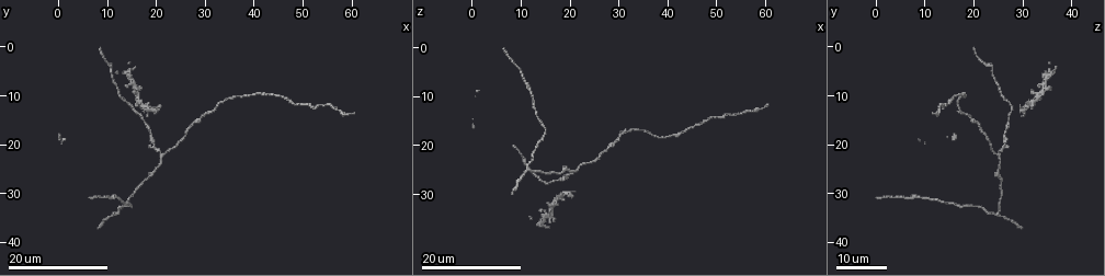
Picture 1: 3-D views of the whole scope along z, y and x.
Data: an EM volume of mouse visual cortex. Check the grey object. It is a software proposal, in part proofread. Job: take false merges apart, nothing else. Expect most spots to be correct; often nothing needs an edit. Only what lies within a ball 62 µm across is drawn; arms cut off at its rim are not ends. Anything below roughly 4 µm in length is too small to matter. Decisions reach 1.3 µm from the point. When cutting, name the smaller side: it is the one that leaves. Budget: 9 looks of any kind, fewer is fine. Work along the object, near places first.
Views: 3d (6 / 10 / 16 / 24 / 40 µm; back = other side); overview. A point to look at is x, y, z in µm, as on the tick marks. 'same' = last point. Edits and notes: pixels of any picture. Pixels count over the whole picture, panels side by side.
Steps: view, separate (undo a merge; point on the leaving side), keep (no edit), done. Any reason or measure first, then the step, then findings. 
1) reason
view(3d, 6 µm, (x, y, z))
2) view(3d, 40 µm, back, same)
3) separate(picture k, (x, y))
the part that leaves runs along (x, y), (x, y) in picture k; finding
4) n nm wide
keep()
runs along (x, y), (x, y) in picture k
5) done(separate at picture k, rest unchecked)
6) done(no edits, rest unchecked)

sudden change in width
view(3d, 24 µm, (18.0, 26.5, 25.5))

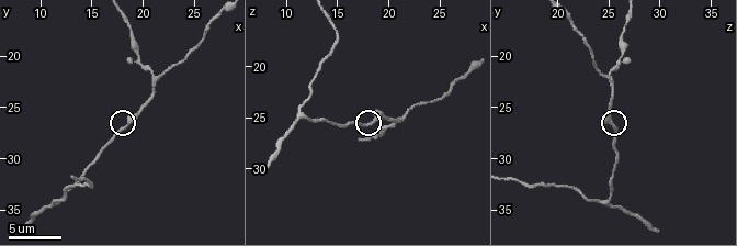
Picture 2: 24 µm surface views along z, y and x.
closer look
view(3d, 6 µm, (18.4, 26.6, 25.4))

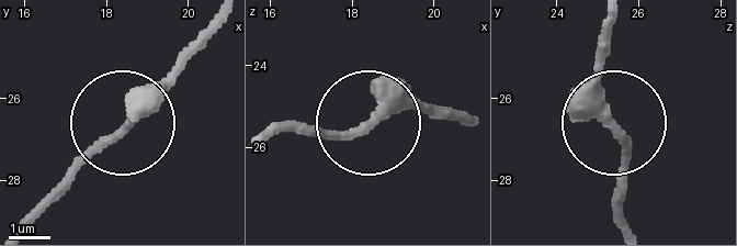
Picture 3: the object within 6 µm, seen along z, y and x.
keep()
runs along (181, 58), (48, 199) in picture 3; all the same neuron

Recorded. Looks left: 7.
sudden change in width
view(3d, 16 µm, (18.0, 14.0, 30.5))

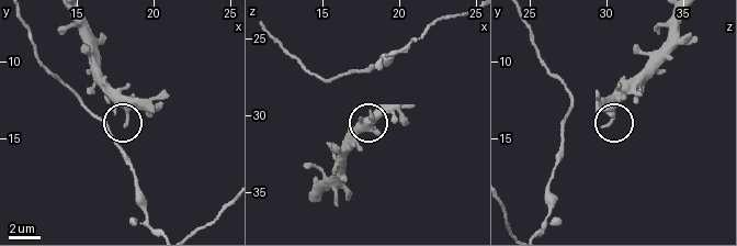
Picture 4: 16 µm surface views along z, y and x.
view(3d, 6 µm, (18.2, 14.0, 30.2))

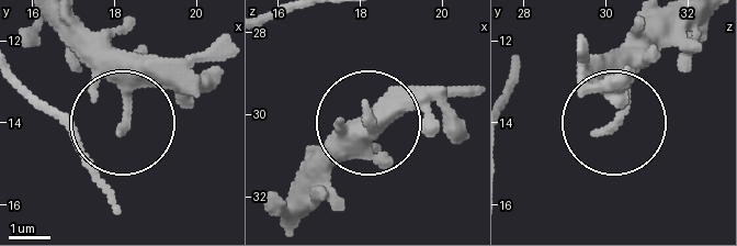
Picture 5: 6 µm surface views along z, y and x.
keep()
continuous, no second neuron

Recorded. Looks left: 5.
arms part here
view(3d, 10 µm, (21.0, 22.0, 25.0))

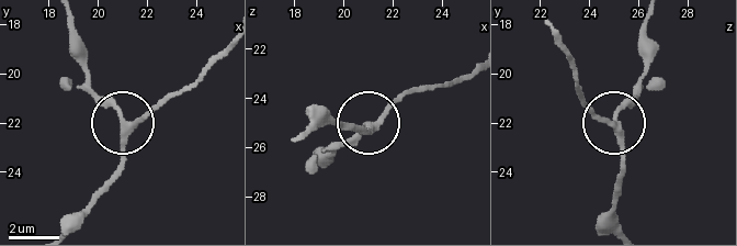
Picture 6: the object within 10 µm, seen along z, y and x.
view(3d, 6 µm, (21.2, 22.0, 25.0))

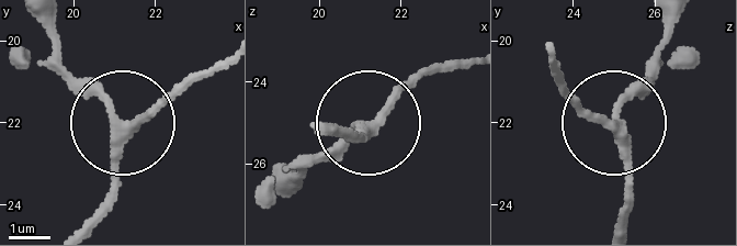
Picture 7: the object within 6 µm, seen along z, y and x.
3 arms
keep()
runs along (88, 223), (109, 181), (112, 118), (56, 48) in picture 7; all the same neuron

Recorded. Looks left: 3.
side arm on a straight run
view(3d, 6 µm, (11.2, 34.4, 24.4))

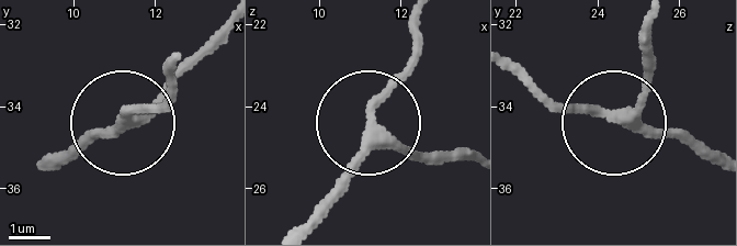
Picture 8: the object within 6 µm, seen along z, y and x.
3 arms
keep()
all the same neuron

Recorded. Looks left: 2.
done(no edits, rest unchecked)

